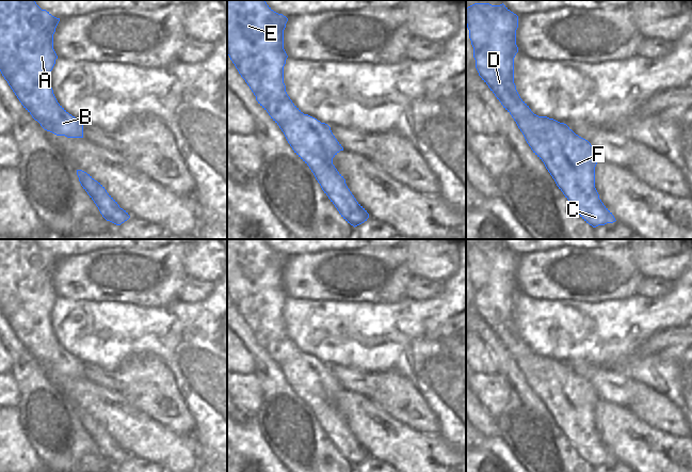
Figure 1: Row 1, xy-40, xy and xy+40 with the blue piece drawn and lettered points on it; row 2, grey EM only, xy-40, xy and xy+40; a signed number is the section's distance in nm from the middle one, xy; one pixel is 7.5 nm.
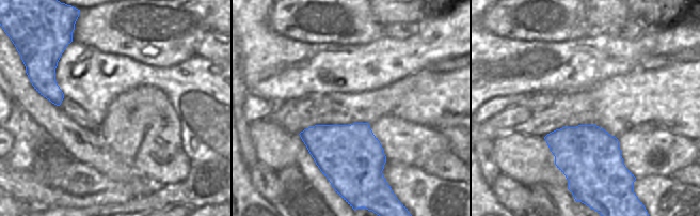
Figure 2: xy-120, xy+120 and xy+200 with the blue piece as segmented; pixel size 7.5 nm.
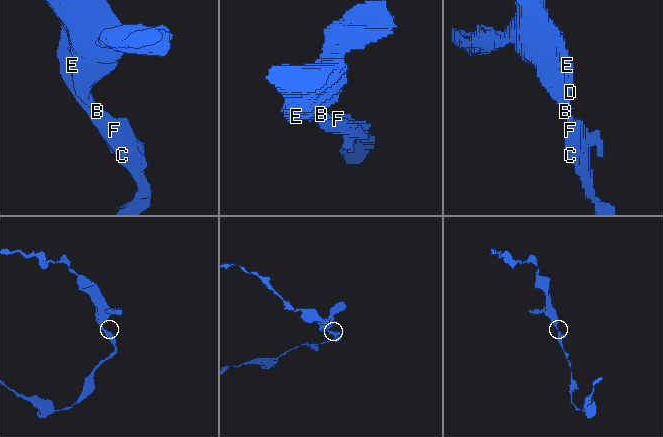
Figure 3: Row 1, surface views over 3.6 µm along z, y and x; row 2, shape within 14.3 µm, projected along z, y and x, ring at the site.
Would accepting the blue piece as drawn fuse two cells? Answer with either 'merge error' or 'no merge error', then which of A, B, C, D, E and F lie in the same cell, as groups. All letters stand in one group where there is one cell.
no merge error; A B C D E F

